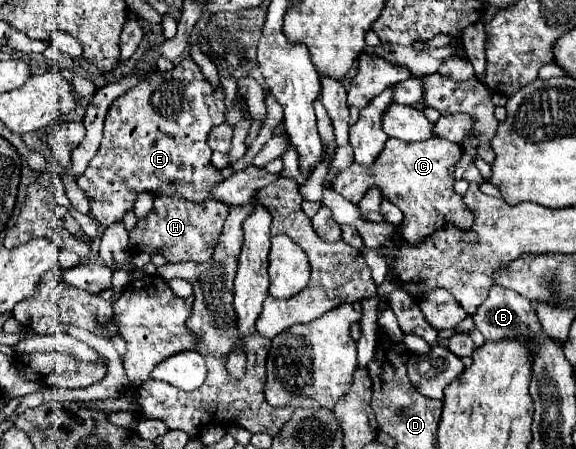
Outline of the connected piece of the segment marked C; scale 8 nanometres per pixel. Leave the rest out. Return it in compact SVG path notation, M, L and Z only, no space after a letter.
M389 138L375 160L373 166L351 164L341 170L333 182L333 190L339 192L345 200L357 204L371 186L379 186L383 196L389 198L403 212L405 220L401 232L409 244L417 244L445 222L453 222L460 228L473 224L473 214L469 211L463 198L453 192L453 166L455 166L455 144L443 138L429 138L423 142L403 142Z

